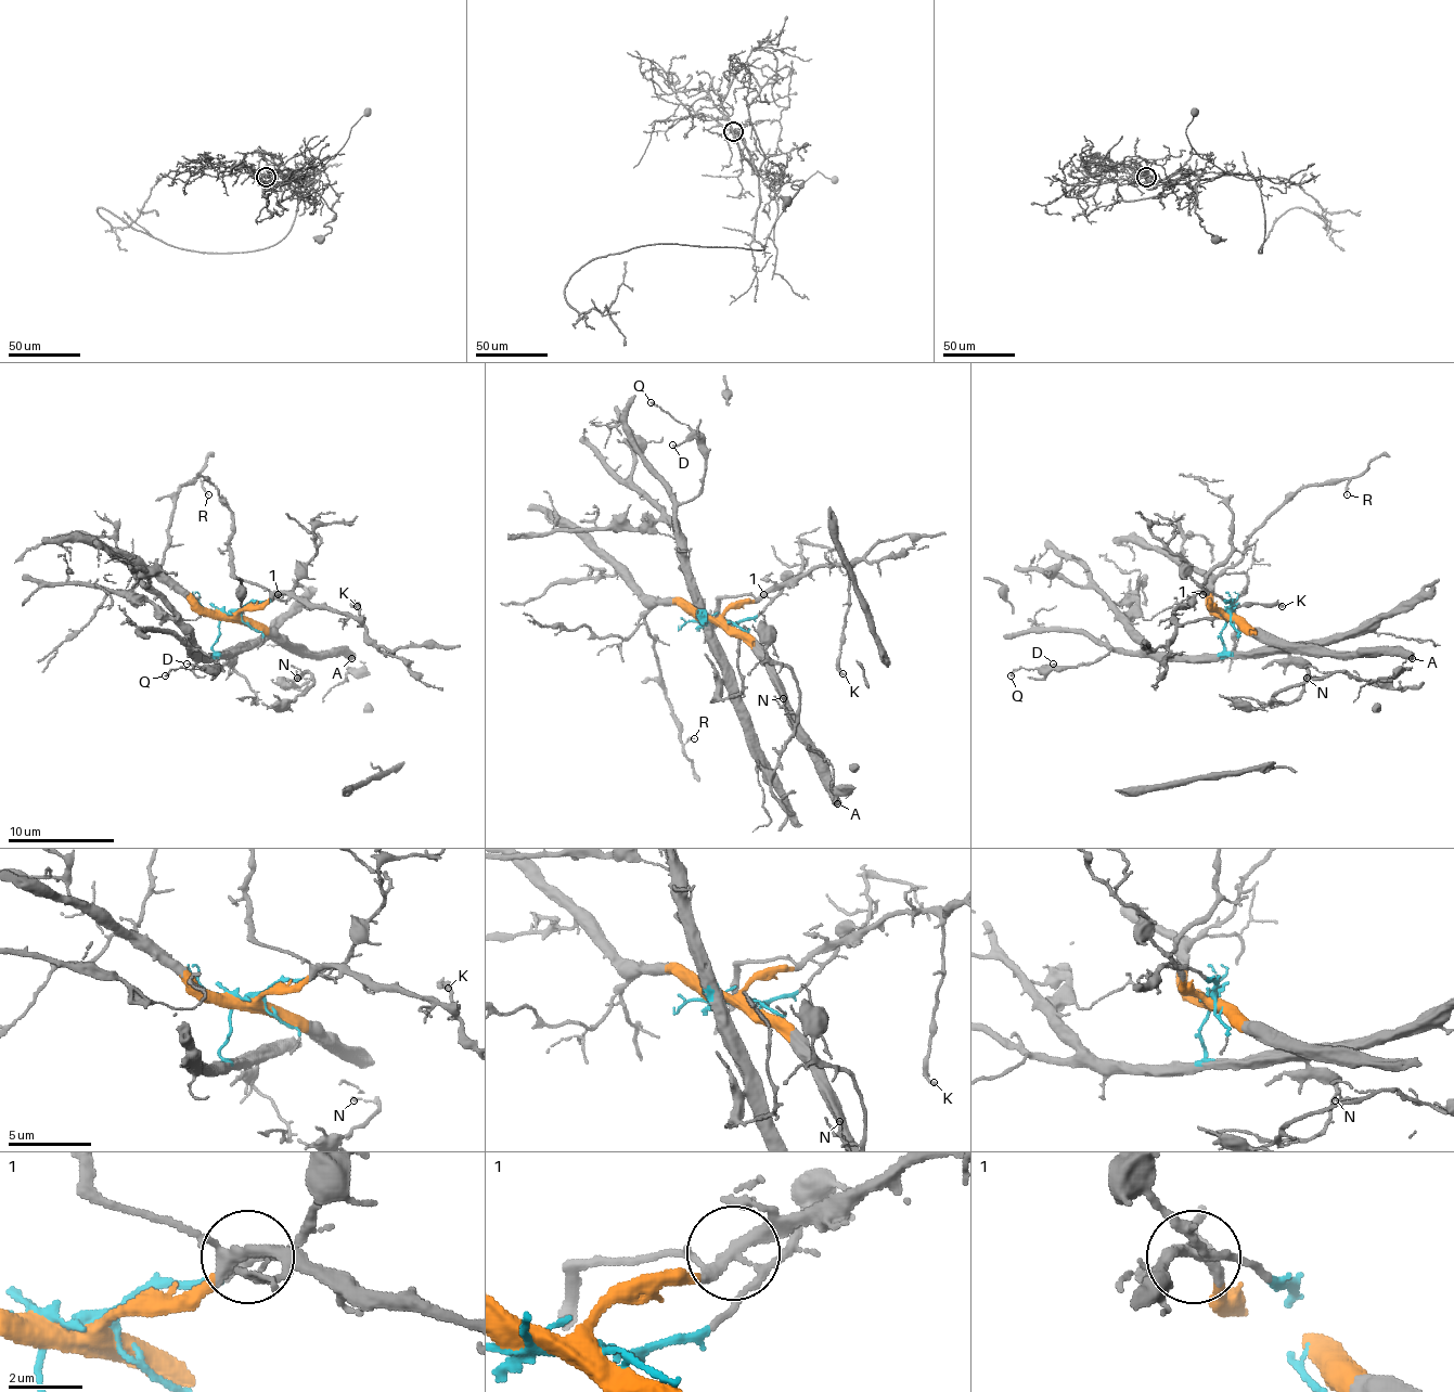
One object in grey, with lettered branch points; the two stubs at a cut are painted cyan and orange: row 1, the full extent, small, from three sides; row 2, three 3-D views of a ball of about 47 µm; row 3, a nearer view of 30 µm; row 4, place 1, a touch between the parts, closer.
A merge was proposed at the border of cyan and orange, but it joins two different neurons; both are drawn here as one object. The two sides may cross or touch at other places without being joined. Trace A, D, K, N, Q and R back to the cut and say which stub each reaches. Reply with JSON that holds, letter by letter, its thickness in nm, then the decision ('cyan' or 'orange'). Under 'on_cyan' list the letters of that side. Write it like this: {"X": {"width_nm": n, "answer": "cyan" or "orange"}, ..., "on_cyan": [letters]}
{"A": {"width_nm": 550, "answer": "orange"}, "D": {"width_nm": 110, "answer": "cyan"}, "K": {"width_nm": 200, "answer": "orange"}, "N": {"width_nm": 160, "answer": "cyan"}, "Q": {"width_nm": 130, "answer": "cyan"}, "R": {"width_nm": 120, "answer": "orange"}, "on_cyan": ["D", "N", "Q"]}

